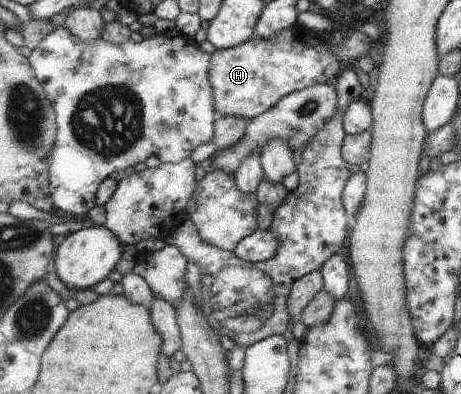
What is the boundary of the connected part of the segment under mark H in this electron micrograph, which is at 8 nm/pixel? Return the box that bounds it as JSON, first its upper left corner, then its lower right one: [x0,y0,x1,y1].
[211,23,340,121]

